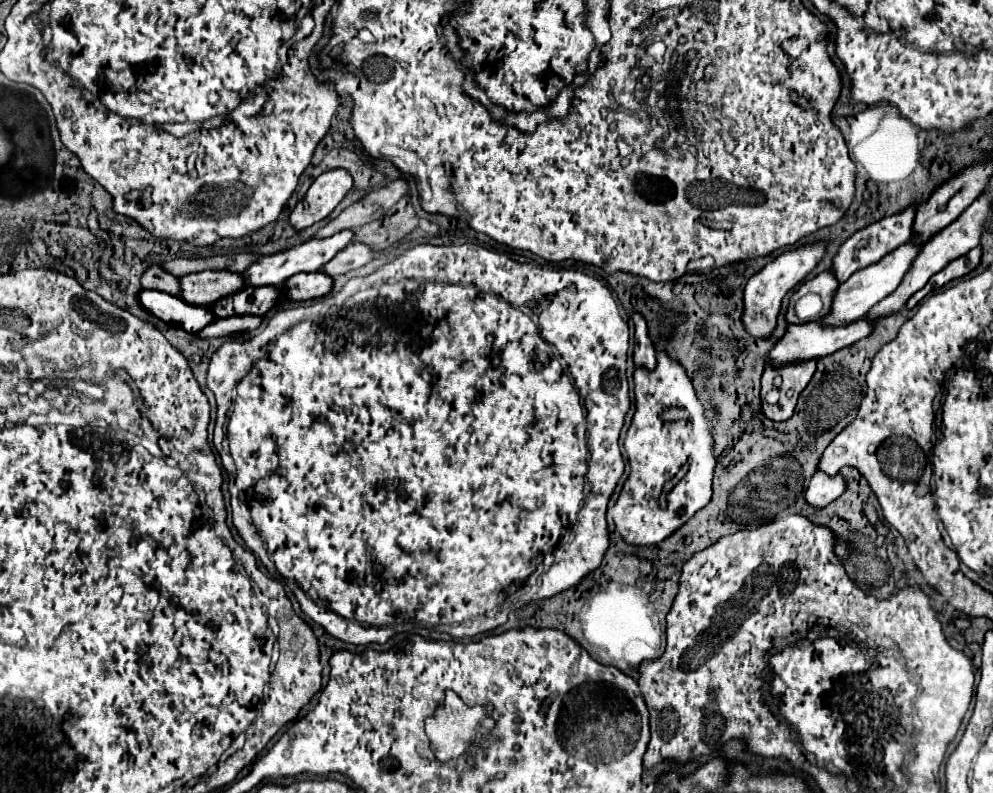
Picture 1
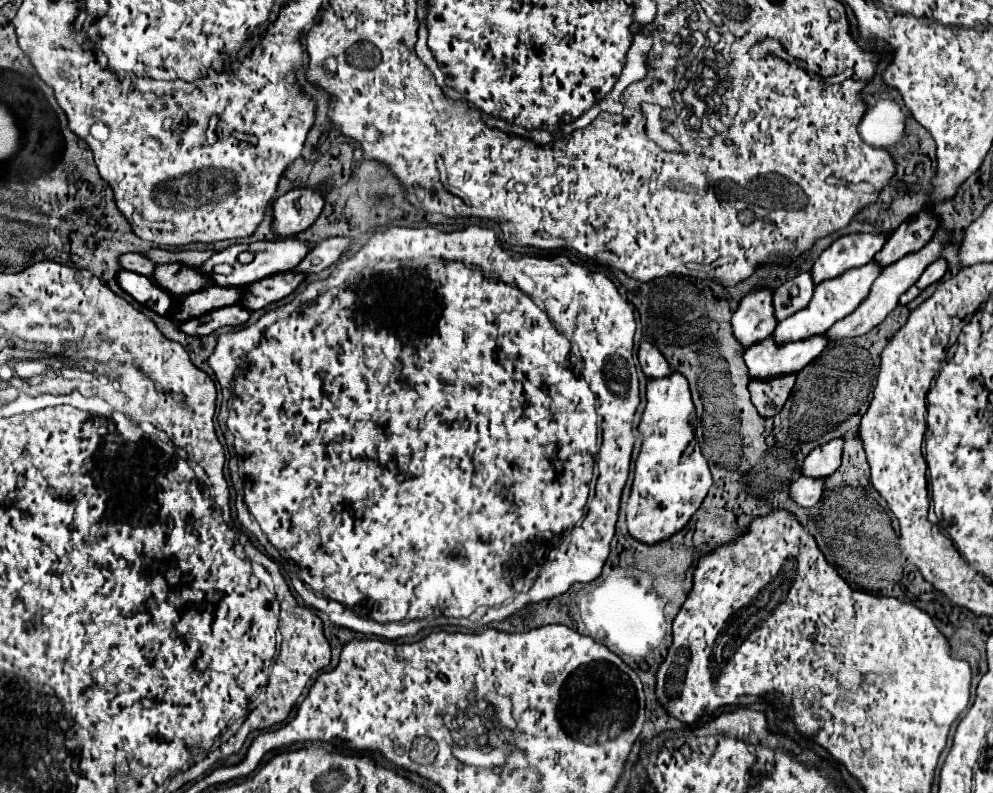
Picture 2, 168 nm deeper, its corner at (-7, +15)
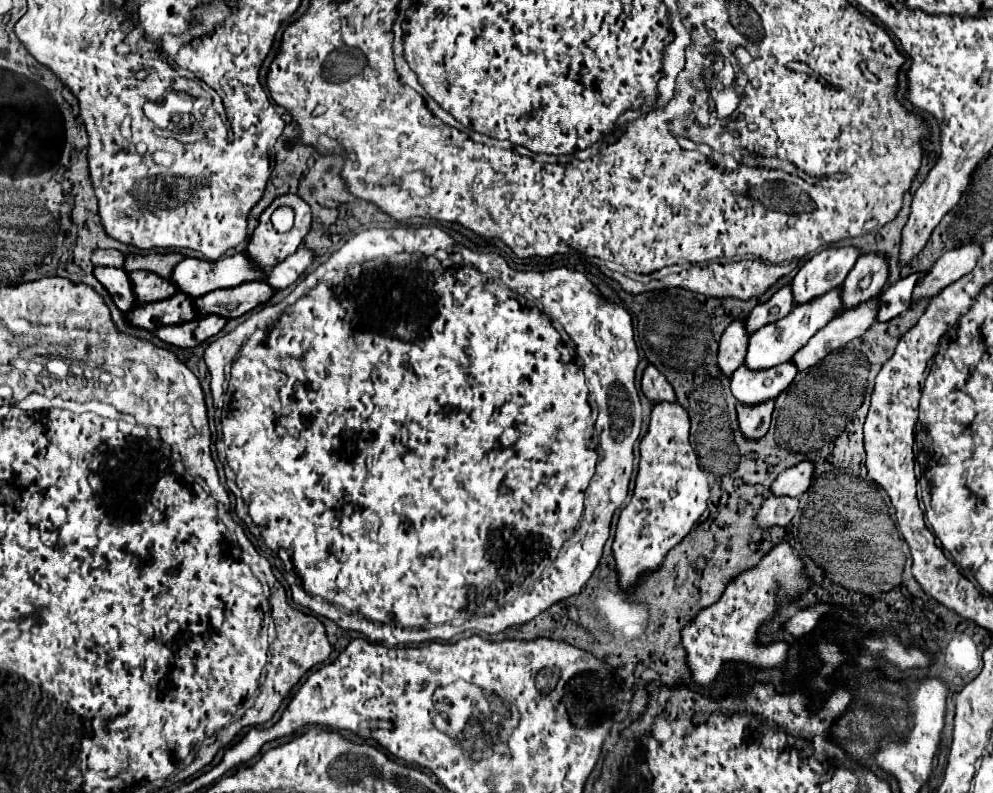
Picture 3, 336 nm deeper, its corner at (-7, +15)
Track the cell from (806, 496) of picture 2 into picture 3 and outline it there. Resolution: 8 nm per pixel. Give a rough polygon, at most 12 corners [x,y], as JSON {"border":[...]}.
{"border":[[769,496],[757,522],[789,526],[801,510],[799,498]]}

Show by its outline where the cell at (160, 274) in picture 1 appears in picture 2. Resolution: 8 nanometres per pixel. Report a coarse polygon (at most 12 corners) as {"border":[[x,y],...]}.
{"border":[[121,254],[123,270],[147,276],[155,264],[143,254]]}

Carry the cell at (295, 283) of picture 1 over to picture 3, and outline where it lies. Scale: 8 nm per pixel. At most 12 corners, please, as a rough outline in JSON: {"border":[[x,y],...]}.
{"border":[[261,280],[195,298],[199,316],[237,318],[275,292]]}

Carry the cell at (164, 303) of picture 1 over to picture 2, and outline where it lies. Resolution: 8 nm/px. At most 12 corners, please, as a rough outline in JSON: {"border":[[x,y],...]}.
{"border":[[121,270],[117,284],[139,304],[161,316],[177,300],[145,276]]}

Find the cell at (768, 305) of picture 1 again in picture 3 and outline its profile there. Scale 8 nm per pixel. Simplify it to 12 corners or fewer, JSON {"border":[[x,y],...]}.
{"border":[[733,320],[721,336],[719,368],[731,376],[747,356],[751,334]]}

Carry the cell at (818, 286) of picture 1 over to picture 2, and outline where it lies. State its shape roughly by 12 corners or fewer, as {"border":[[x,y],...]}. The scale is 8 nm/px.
{"border":[[811,274],[783,282],[773,294],[775,318],[785,320],[813,296]]}

